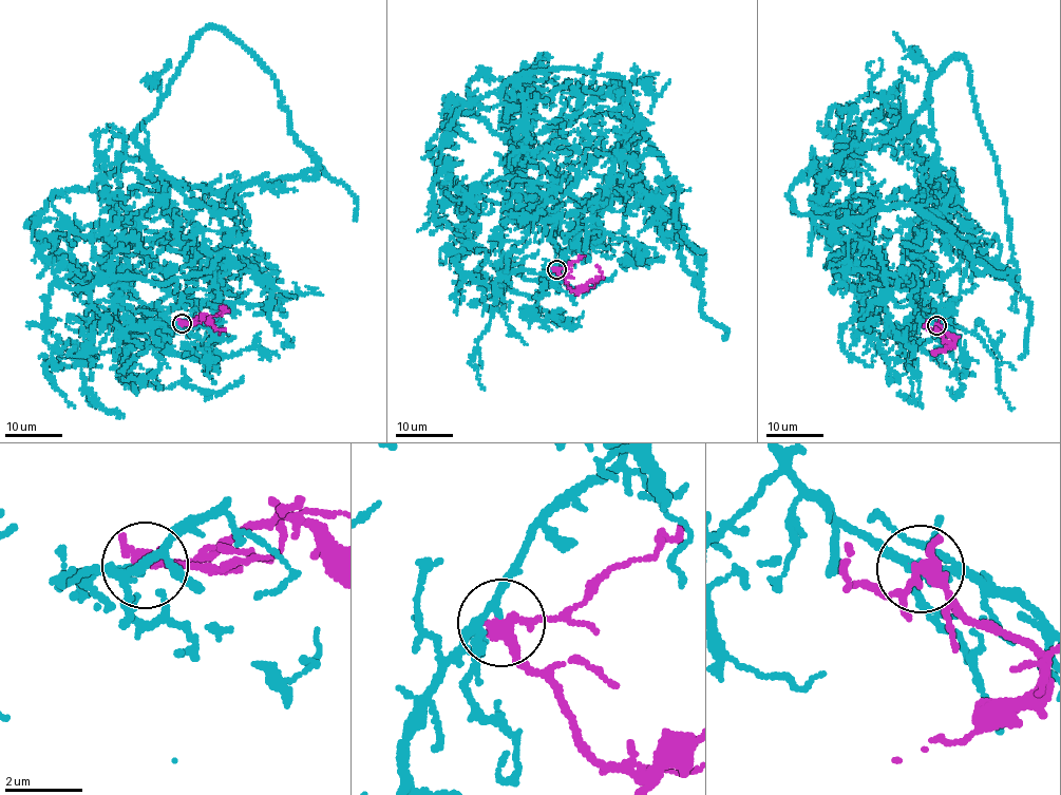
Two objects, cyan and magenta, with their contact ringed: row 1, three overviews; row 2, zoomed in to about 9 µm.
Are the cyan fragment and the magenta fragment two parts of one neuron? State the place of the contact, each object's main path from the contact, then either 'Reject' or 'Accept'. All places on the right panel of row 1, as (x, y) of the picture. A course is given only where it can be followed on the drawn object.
Place: (936, 325). Course of cyan: (936, 325), (911, 273), (952, 197), (909, 127), (870, 112), (839, 167), (884, 266). Course of magenta: (936, 325), (953, 338), (954, 344), (943, 340), (939, 332), (932, 330). Accept

